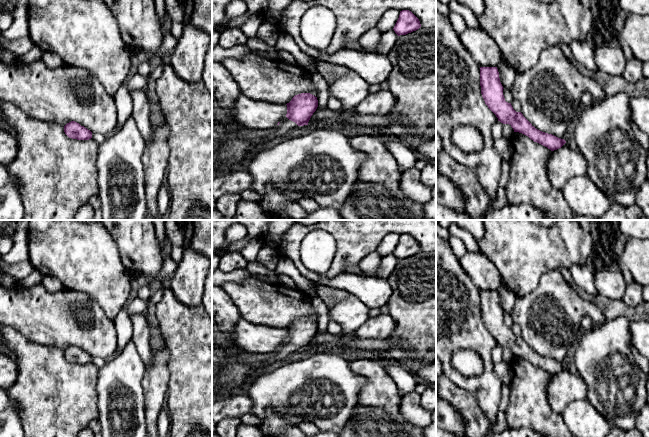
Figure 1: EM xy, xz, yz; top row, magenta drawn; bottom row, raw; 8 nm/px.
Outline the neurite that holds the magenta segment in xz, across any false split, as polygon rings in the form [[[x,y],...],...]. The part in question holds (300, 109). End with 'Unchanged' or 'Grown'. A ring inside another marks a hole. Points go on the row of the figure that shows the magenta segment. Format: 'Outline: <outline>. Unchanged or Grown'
Outline: [[[212,60],[212,101],[226,112],[225,126],[229,131],[224,137],[217,137],[218,145],[215,161],[212,166],[221,171],[223,168],[241,163],[245,155],[259,144],[285,136],[291,129],[308,125],[318,107],[317,97],[310,93],[295,95],[287,103],[286,118],[271,129],[248,129],[239,124],[233,117],[235,101],[241,95],[240,88],[232,75],[221,62]]]. Grown

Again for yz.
Outline: [[[480,67],[480,86],[485,104],[496,115],[498,121],[509,124],[514,132],[528,136],[551,151],[561,148],[566,143],[564,139],[536,129],[521,112],[516,112],[511,103],[505,101],[497,67]]]. Unchanged

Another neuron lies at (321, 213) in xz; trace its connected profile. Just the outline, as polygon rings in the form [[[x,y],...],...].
[[[318,207],[317,209],[307,212],[304,220],[345,220],[338,207]]]

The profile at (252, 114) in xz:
[[[241,94],[235,101],[233,117],[248,129],[271,129],[286,118],[287,105],[256,101]]]

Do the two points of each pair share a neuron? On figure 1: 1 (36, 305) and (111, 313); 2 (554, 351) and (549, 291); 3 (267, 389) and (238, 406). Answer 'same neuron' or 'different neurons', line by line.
1: different neurons
2: same neuron
3: different neurons

